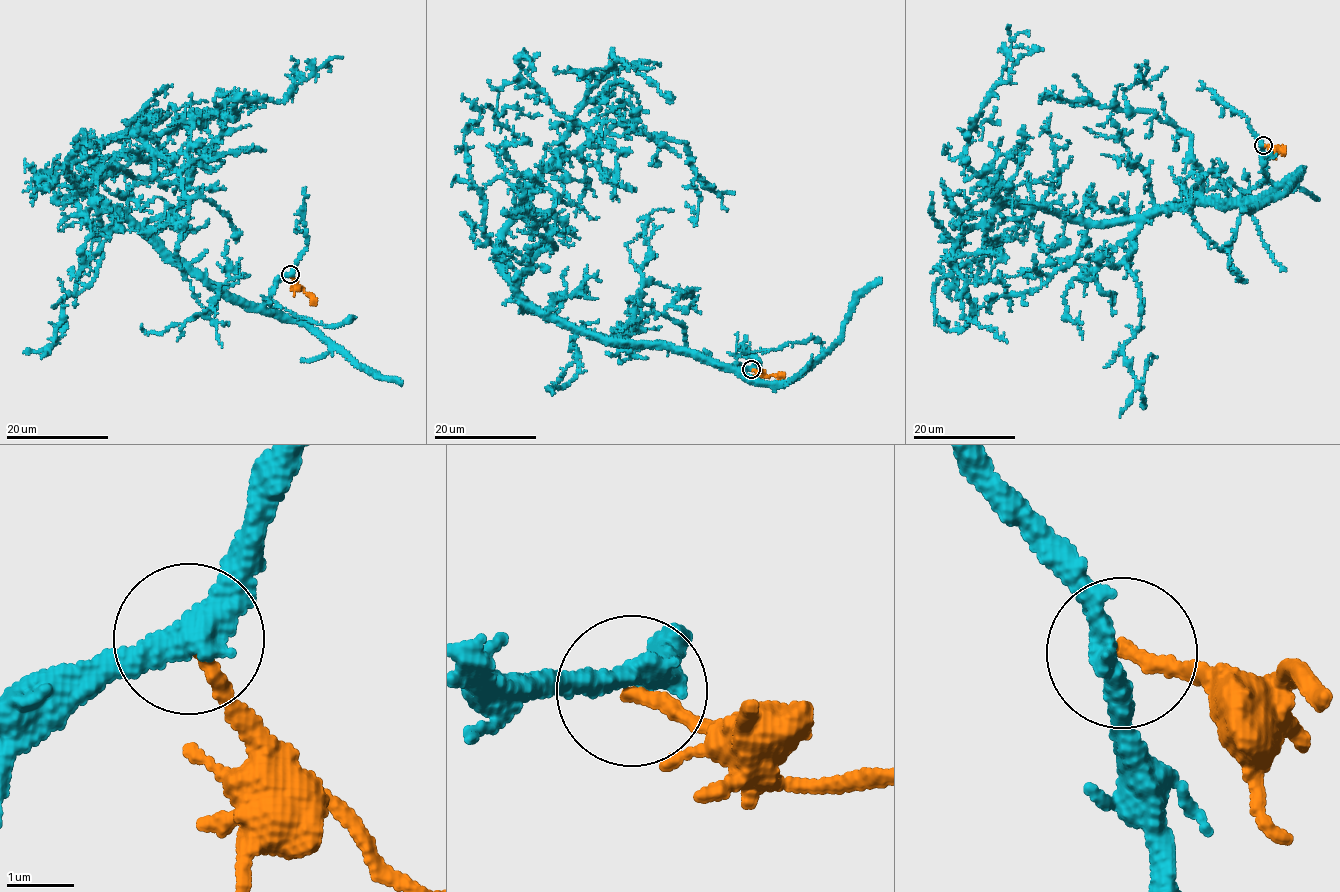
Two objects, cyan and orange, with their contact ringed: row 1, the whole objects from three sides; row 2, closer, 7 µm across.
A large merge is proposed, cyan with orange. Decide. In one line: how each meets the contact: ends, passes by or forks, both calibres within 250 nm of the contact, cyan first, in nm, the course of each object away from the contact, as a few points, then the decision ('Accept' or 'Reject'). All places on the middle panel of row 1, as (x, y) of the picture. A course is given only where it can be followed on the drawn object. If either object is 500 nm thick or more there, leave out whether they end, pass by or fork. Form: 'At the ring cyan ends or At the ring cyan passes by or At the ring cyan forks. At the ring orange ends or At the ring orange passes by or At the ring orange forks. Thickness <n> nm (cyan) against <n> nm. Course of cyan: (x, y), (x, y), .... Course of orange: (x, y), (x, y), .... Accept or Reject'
At the ring cyan passes by. At the ring orange ends. Thickness 380 nm (cyan) against 220 nm. Course of cyan: (752, 368), (565, 326), (502, 264), (502, 230), (532, 181), (621, 122), (685, 143), (697, 214), (685, 203). Course of orange: (752, 368), (765, 376), (784, 374). Reject

